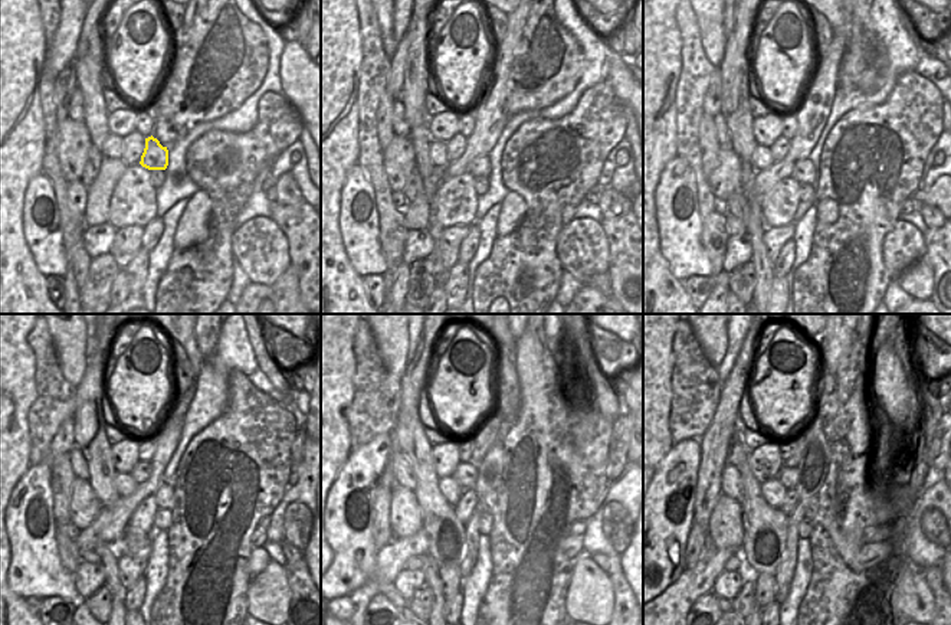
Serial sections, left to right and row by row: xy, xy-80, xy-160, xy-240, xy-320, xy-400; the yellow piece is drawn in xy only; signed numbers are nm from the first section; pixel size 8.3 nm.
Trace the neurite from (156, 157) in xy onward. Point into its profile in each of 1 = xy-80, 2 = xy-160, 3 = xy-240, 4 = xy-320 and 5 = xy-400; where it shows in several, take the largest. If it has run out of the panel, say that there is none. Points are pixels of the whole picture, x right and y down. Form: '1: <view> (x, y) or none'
1: xy-80 (481, 166)
2: xy-160 (803, 172)
3: xy-240 (164, 496)
4: xy-320 (488, 503)
5: xy-400 (812, 507)

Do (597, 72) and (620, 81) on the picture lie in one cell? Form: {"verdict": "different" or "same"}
{"verdict": "different"}

